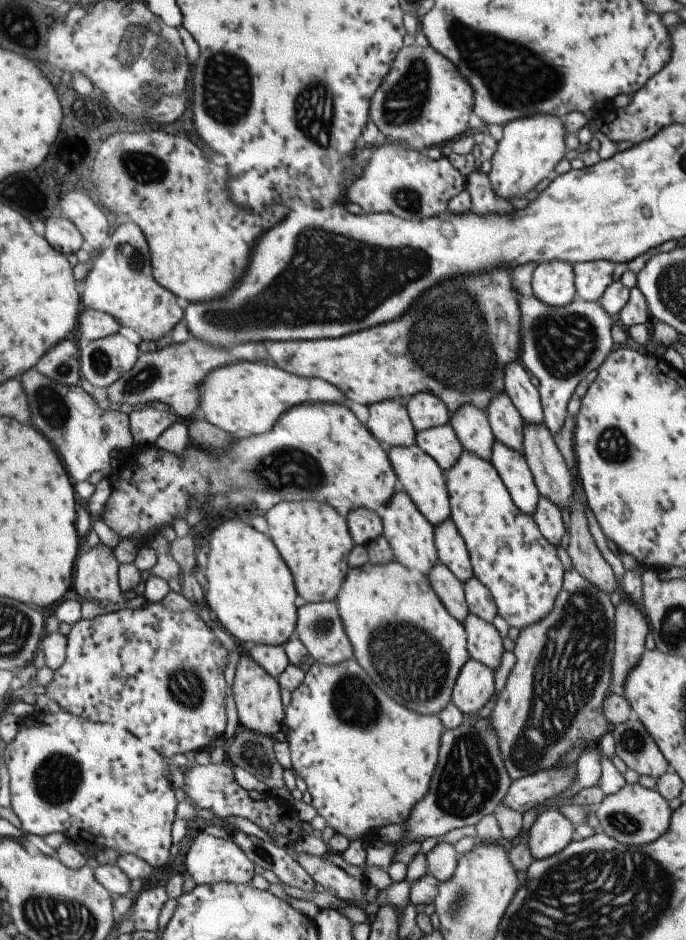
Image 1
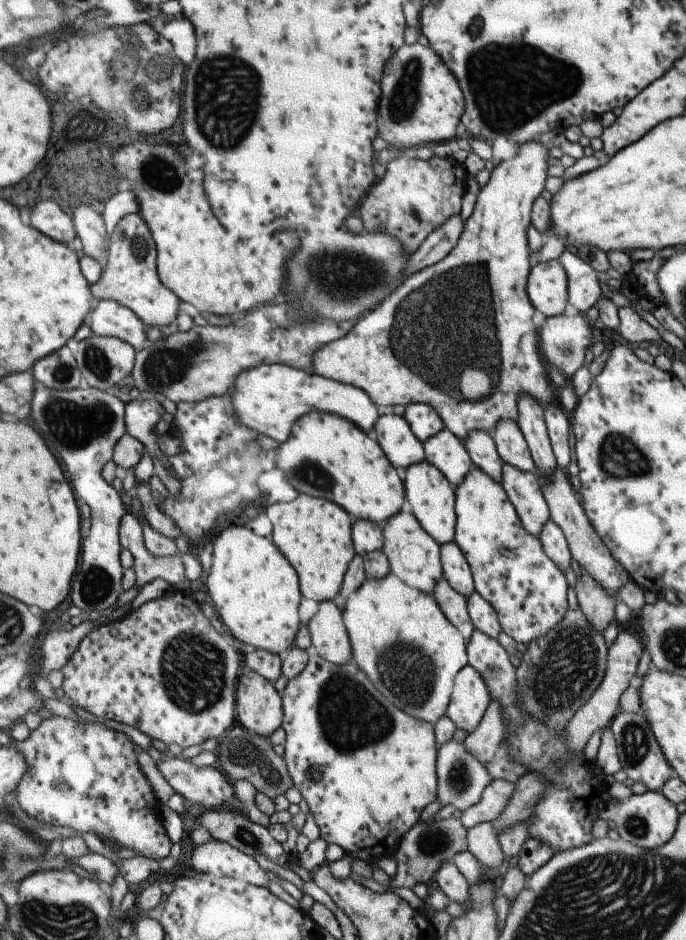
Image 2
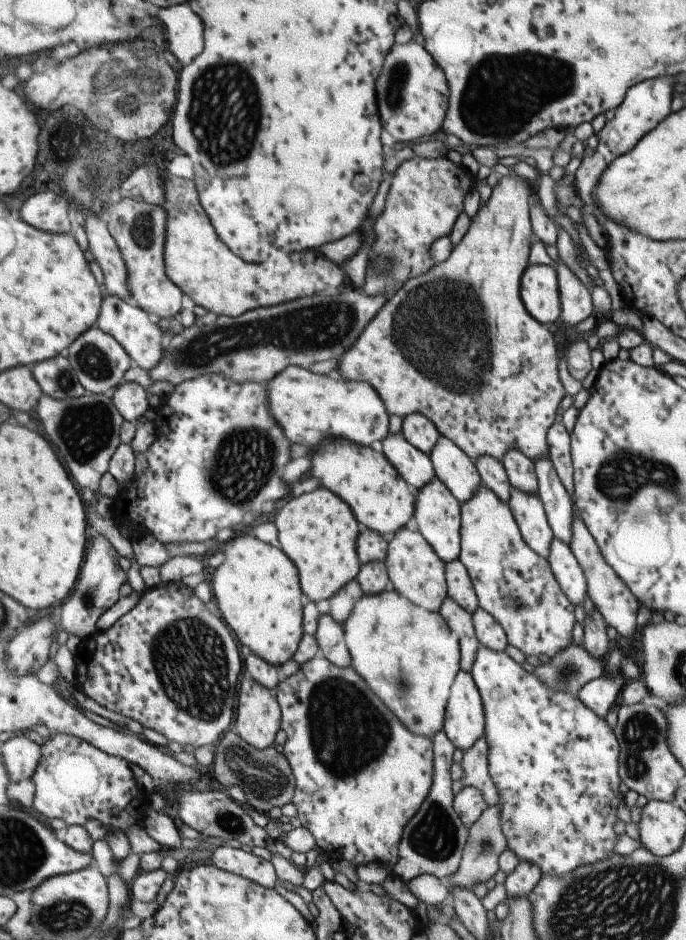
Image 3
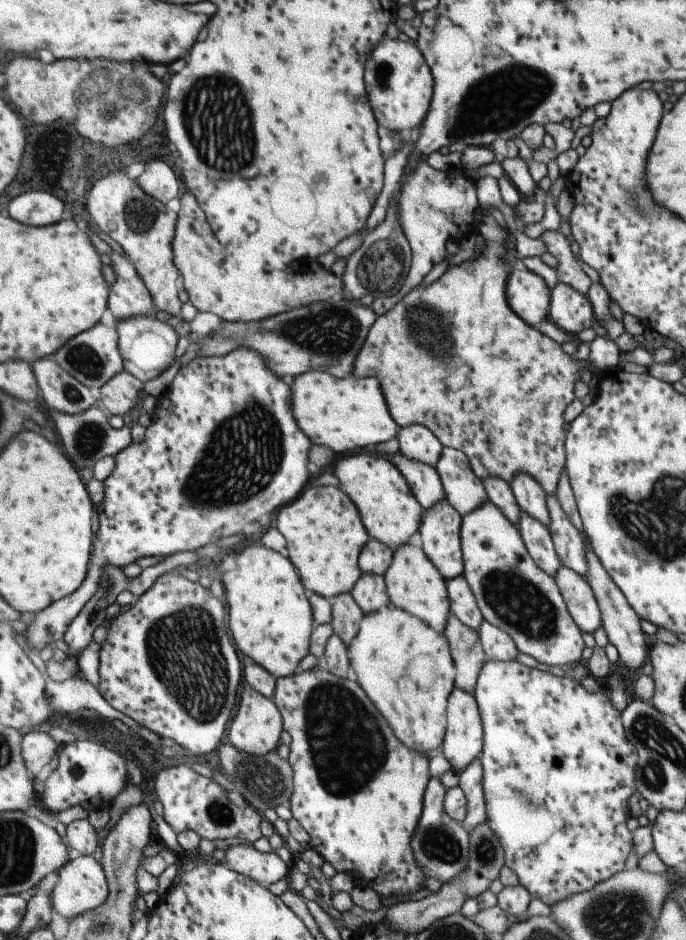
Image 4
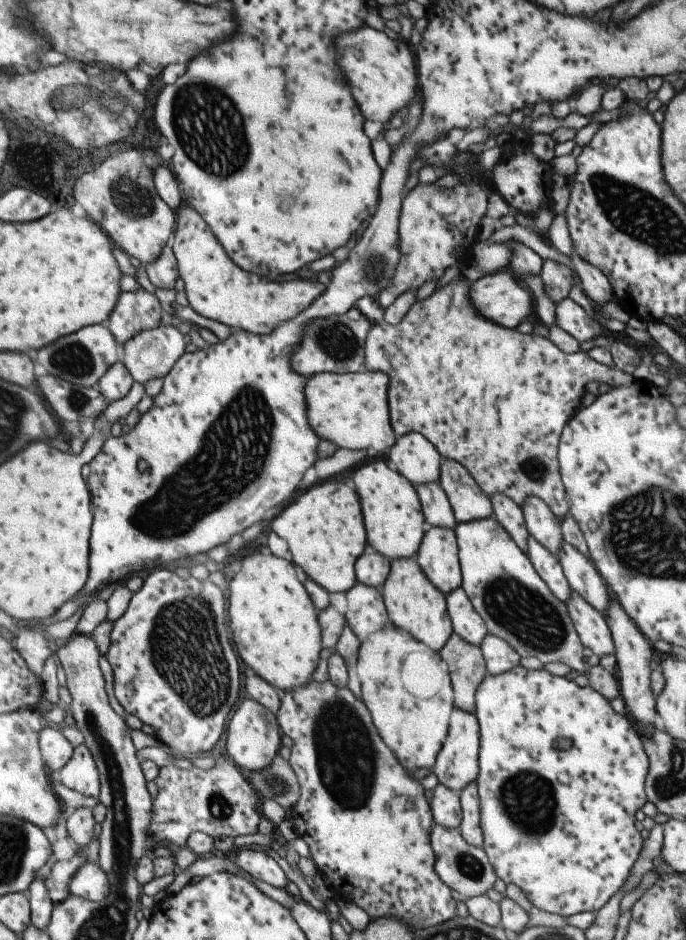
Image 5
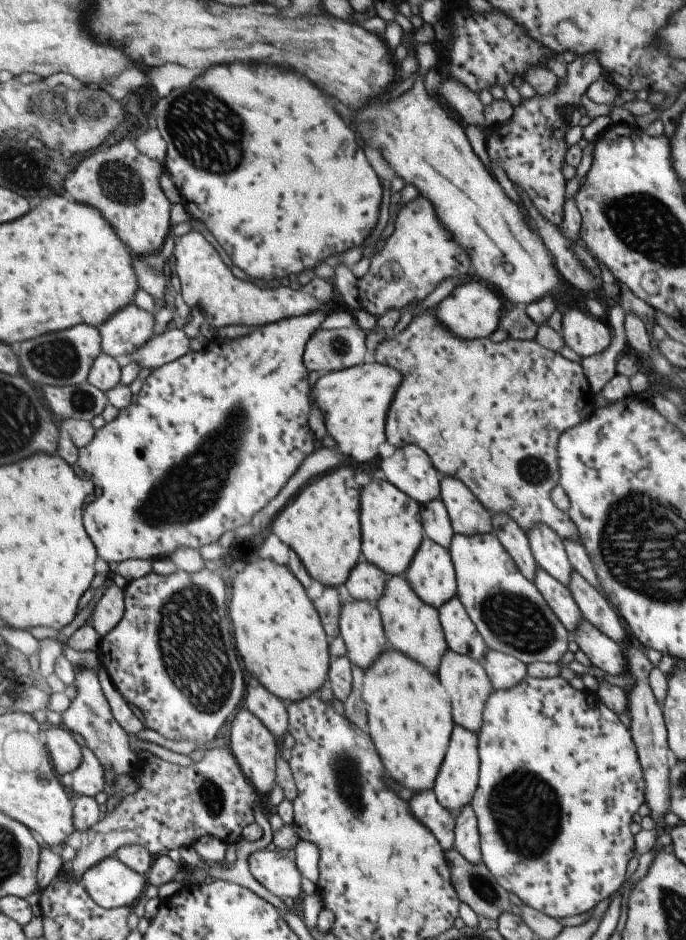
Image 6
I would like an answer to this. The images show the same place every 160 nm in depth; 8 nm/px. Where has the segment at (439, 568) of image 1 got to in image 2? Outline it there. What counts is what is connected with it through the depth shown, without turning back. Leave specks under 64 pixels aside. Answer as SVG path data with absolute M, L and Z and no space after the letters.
M443 576L437 582L431 595L443 616L462 634L467 642L474 626L467 614L466 598L445 581Z

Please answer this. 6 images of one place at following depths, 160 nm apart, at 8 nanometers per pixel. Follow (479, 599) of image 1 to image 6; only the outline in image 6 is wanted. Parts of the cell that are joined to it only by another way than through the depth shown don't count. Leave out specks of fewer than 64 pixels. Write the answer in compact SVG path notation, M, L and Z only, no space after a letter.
M487 649L480 663L495 690L508 689L526 675L526 666L520 660L498 650Z

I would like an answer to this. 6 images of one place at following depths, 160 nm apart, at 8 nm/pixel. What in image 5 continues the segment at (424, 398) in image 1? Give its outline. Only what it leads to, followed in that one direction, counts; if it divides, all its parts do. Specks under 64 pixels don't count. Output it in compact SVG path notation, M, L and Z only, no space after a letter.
M417 432L398 437L386 458L398 474L415 486L439 480L441 457L436 448Z

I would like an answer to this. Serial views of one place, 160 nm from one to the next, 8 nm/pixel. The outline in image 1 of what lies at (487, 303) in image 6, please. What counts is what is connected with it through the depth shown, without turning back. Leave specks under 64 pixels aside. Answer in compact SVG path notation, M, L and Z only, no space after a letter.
M543 262L535 266L526 290L547 306L560 307L575 296L573 279L573 267L568 262Z

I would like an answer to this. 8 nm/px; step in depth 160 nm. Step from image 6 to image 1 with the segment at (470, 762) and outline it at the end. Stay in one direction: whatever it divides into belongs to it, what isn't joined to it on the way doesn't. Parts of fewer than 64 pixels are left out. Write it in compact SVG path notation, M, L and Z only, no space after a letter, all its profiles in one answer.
M467 659L452 686L450 701L465 715L475 715L493 694L493 670Z

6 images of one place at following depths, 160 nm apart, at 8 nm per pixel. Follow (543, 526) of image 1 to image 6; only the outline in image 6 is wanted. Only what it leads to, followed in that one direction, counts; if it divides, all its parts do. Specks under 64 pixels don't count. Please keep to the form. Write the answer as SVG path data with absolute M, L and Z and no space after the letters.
M581 618L572 630L571 639L577 644L578 650L587 656L592 666L600 668L611 676L625 674L626 662L623 650L587 620Z

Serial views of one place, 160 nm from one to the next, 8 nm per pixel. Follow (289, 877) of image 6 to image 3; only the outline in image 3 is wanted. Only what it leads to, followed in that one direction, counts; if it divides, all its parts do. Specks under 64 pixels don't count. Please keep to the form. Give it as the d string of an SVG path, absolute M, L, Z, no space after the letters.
M238 845L217 847L211 860L224 871L237 873L268 889L275 889L280 881L273 861L245 852Z

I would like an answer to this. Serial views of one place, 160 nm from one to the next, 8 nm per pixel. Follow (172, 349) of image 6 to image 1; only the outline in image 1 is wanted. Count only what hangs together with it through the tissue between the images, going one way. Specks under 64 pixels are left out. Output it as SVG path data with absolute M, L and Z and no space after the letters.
M83 309L78 318L80 340L83 343L96 341L117 334L122 324L110 314L95 310Z

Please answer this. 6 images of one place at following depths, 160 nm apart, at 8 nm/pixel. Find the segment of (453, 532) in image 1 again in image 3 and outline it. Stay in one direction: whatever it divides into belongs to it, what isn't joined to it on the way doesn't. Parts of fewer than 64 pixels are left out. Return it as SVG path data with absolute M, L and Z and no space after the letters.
M457 558L445 564L447 575L447 598L455 601L466 613L471 614L477 607L475 596L466 568Z

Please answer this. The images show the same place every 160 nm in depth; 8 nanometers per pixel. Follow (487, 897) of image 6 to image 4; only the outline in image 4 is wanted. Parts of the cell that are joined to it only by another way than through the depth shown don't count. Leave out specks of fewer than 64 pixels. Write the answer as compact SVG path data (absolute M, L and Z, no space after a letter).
M438 776L429 777L422 798L422 809L409 844L413 860L425 878L433 877L439 882L450 881L465 868L468 855L468 831L463 824L453 820L443 810L446 788Z

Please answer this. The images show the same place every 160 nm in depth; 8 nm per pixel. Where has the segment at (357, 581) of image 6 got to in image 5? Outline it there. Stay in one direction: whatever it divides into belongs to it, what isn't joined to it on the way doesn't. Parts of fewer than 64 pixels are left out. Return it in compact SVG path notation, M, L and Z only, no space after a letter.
M375 549L364 552L356 562L356 573L361 583L381 588L392 572L392 561Z

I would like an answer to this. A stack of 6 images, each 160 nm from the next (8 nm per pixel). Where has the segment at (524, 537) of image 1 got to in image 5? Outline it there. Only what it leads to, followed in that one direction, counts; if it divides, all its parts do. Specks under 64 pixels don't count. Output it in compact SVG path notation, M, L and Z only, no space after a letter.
M485 517L484 519L473 519L464 523L457 523L454 526L457 535L457 542L460 545L460 563L461 563L461 589L465 591L469 602L473 605L473 610L479 614L481 620L485 623L486 632L494 634L496 637L504 640L521 657L537 658L543 664L546 662L562 662L575 672L587 674L588 665L583 658L583 645L579 640L578 634L574 629L574 624L568 615L566 606L547 588L542 578L535 572L527 555L513 542L513 539L506 533L506 530L496 521L496 518Z

